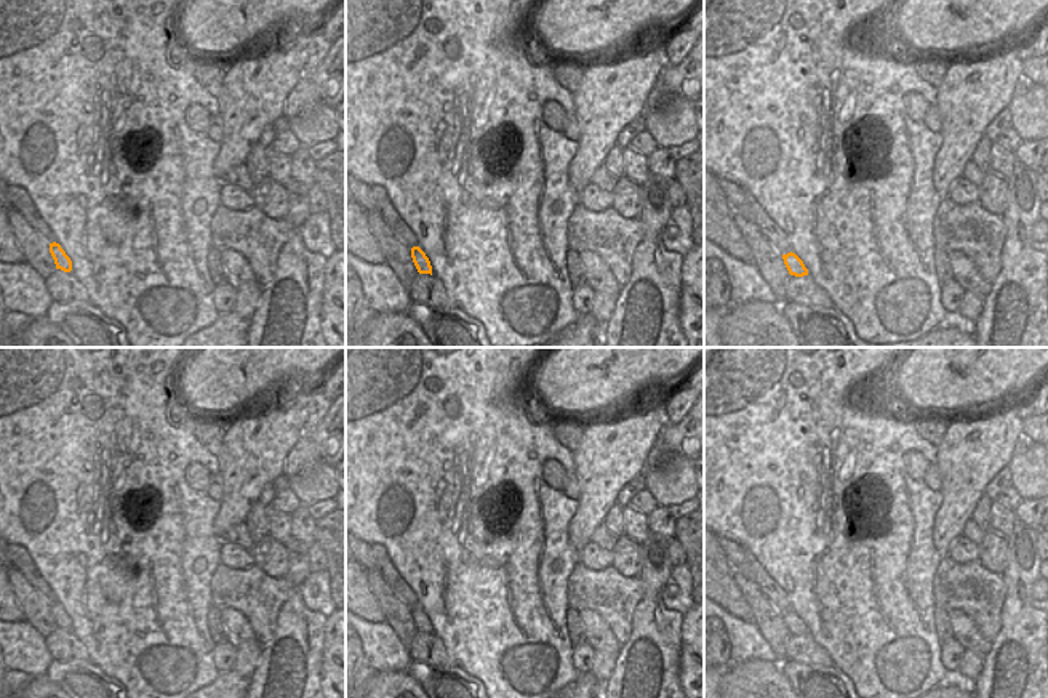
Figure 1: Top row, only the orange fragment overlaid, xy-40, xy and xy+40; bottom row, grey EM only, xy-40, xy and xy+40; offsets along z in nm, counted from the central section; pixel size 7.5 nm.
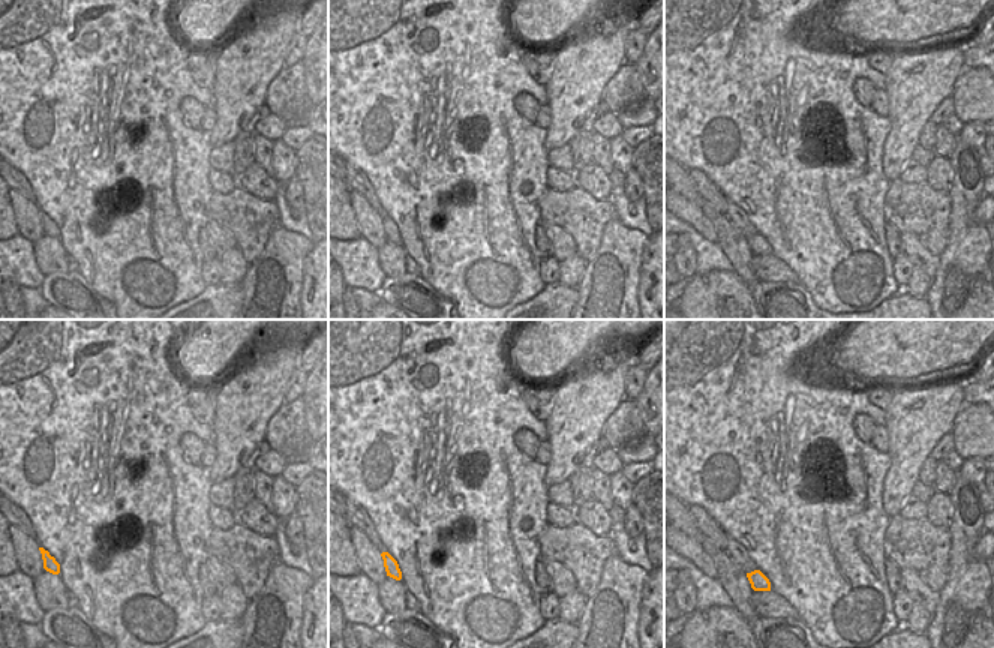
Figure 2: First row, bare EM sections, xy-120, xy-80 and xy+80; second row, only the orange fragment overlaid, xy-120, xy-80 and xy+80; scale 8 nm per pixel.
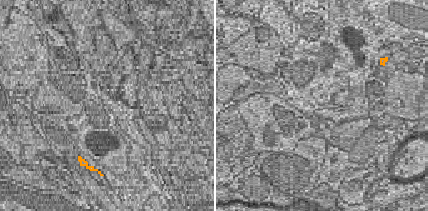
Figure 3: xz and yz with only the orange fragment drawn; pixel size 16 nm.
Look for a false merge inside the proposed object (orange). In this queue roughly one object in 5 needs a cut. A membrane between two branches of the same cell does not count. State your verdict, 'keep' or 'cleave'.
keep

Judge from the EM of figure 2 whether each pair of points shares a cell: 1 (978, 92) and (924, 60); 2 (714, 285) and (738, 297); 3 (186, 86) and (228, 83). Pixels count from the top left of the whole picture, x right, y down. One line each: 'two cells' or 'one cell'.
1: two cells
2: one cell
3: two cells

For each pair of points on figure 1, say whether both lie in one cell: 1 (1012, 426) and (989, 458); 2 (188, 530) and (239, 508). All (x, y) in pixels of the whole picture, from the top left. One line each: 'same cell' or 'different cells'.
1: same cell
2: different cells

